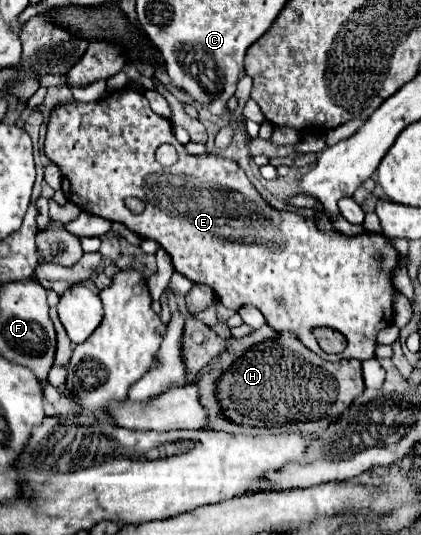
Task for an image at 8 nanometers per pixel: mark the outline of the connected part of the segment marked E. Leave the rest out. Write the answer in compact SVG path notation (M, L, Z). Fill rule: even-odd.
M132 88L114 90L104 100L90 104L74 100L56 104L48 118L44 154L60 168L62 192L72 204L110 222L122 222L142 238L156 240L170 254L176 272L196 284L210 286L226 308L238 310L244 304L256 306L276 332L286 328L294 330L302 344L324 360L374 358L378 332L392 324L392 270L398 264L398 252L382 234L324 234L318 230L314 218L268 206L234 160L214 152L200 156L188 154L174 138L170 120L154 114L146 96ZM124 142L128 154L134 154L134 164L128 164L128 156L124 156ZM160 144L172 144L178 150L180 158L174 166L164 168L156 162L154 152ZM126 196L140 198L146 204L144 212L132 214L124 206ZM316 326L328 326L342 332L348 340L344 354L330 356L320 350L310 332Z

